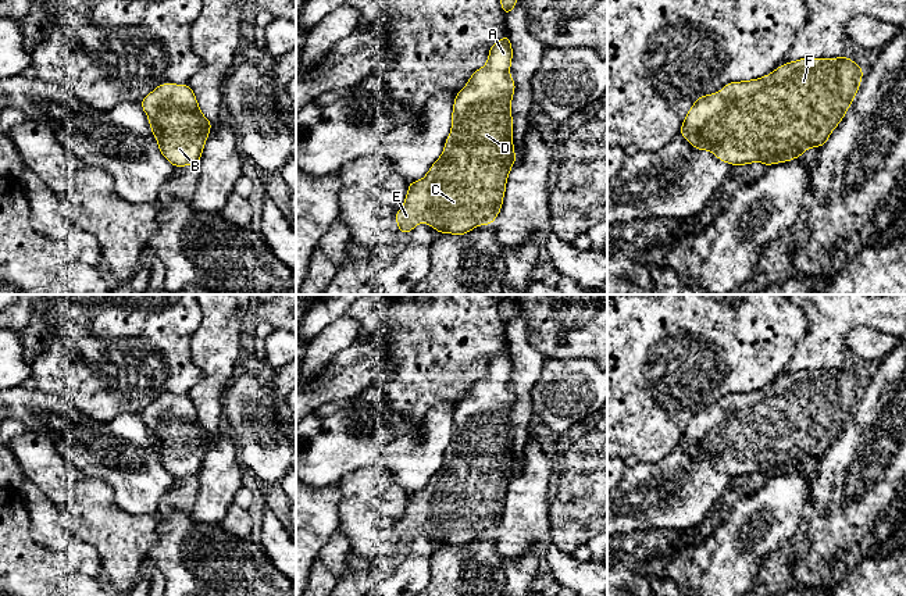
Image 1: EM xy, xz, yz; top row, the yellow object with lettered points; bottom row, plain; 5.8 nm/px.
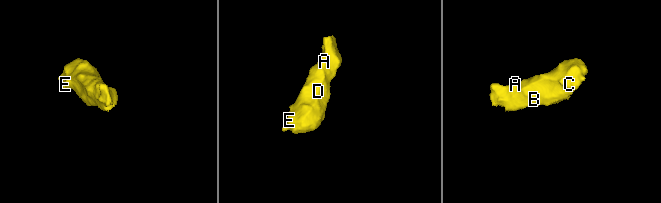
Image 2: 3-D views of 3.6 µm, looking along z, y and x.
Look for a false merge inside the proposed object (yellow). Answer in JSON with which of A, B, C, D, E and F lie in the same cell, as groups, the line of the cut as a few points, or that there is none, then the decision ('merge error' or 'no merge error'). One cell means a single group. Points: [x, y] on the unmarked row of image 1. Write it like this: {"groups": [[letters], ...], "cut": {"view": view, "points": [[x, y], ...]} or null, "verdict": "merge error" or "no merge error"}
{"groups": [["A", "B", "C", "D", "E", "F"]], "cut": null, "verdict": "no merge error"}

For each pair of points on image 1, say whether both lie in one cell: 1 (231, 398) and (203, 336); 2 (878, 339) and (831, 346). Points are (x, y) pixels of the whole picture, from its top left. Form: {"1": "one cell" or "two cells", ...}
{"1": "two cells", "2": "two cells"}

